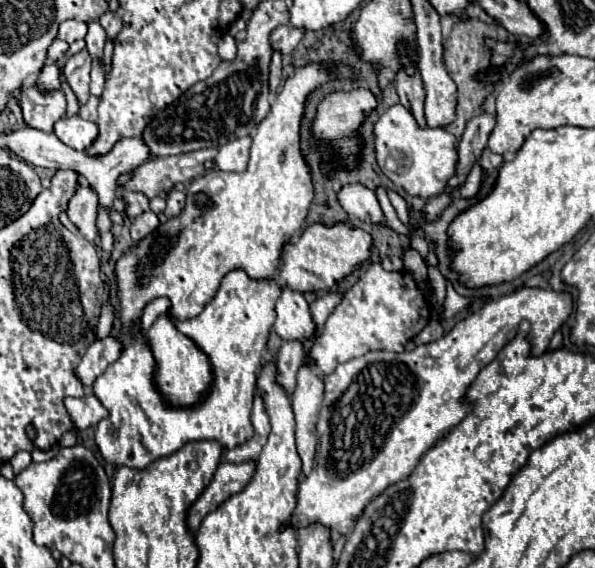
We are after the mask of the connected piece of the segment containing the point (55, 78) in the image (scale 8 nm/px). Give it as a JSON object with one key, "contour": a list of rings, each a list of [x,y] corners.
{"contour":[[[55,64],[51,66],[45,66],[37,78],[37,86],[41,90],[59,90],[59,70]]]}

